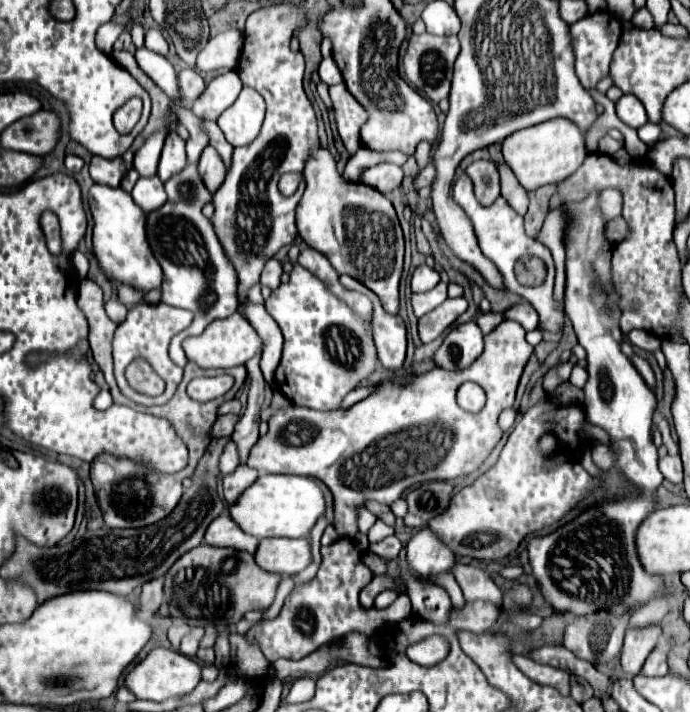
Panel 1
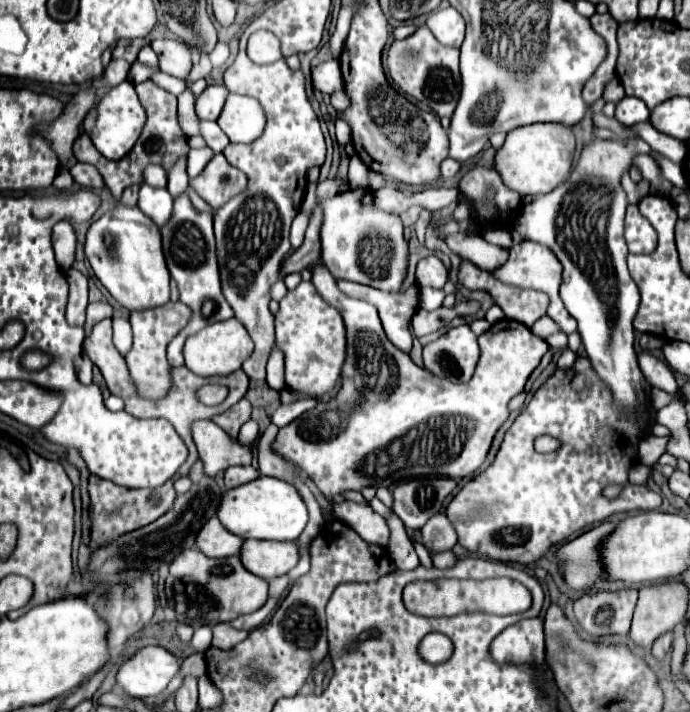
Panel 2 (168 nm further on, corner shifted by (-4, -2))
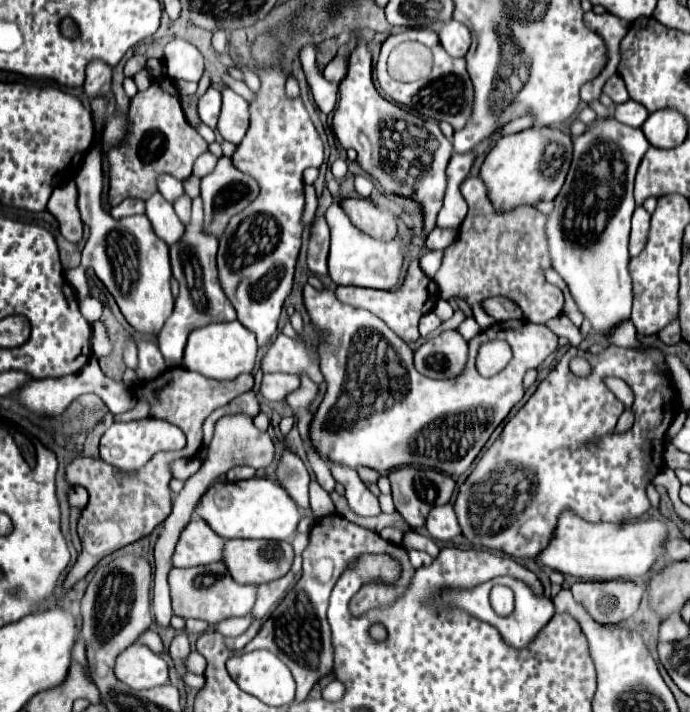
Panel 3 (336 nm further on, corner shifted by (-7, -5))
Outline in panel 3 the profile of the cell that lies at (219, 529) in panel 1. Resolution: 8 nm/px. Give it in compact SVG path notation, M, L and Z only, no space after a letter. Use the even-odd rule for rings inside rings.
M192 517L184 527L176 551L172 555L172 567L194 567L222 561L224 539L208 527L202 517Z

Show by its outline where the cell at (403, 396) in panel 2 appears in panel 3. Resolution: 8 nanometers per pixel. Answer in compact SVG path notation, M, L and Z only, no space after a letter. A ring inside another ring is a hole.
M306 285L306 287L304 287L304 303L306 303L306 309L308 309L308 313L310 313L312 323L314 323L318 329L326 331L326 337L328 337L328 339L324 339L324 341L326 341L324 347L320 347L322 373L324 373L324 379L326 379L326 383L328 383L328 389L326 389L324 401L320 403L318 411L316 411L312 423L310 423L310 445L312 445L312 449L314 449L322 459L326 459L326 461L332 461L332 463L344 465L344 467L352 467L352 469L358 469L360 465L362 465L362 467L370 467L370 469L378 471L380 475L390 475L392 469L396 469L396 467L416 465L416 467L432 467L432 469L436 469L436 471L444 471L446 475L458 479L462 473L466 473L466 471L470 469L472 461L474 461L476 455L482 451L482 447L484 447L486 441L490 439L492 431L506 419L506 415L510 413L510 409L524 397L522 379L524 379L526 371L528 371L528 369L536 369L536 367L538 367L552 351L556 351L556 347L558 347L558 337L556 337L548 327L544 327L544 325L536 325L536 323L528 323L528 321L502 321L502 323L494 323L492 327L488 327L486 331L482 331L480 335L476 335L474 339L470 339L470 343L468 343L468 345L470 345L470 357L468 357L468 367L464 369L464 373L462 373L460 377L456 377L456 379L436 381L436 379L428 379L428 377L424 377L424 375L420 375L420 373L416 371L416 367L414 367L414 363L412 363L412 349L410 349L396 333L392 333L392 331L386 327L384 321L380 321L380 319L378 319L376 315L372 315L370 311L364 311L364 309L358 309L358 307L340 303L330 287L324 287L322 291L318 291L318 289ZM494 339L506 341L506 343L510 345L514 357L510 359L510 363L506 365L506 369L502 369L498 375L484 379L484 377L476 371L476 353L478 353L478 347L480 347L480 345L484 345L484 343L488 343L488 341L494 341Z

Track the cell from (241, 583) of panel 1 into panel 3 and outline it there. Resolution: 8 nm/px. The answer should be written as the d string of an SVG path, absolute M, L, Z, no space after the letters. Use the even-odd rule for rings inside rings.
M220 563L198 565L188 569L172 569L168 575L170 583L170 597L172 597L172 611L184 619L202 619L210 625L224 621L228 617L244 617L252 611L256 603L256 585L240 585L232 581L228 575L228 567Z

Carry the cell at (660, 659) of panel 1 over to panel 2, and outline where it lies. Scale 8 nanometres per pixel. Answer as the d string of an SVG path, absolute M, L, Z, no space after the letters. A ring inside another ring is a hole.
M673 632L661 634L661 636L655 640L655 644L653 644L653 656L655 656L657 660L661 660L661 658L671 650L671 642L673 642Z

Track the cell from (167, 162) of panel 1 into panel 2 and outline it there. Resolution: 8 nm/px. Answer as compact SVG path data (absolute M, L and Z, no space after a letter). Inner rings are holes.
M183 158L173 166L173 170L167 174L167 178L169 178L167 190L169 190L169 194L173 198L177 198L177 196L181 196L181 194L187 192L189 178L187 178L187 170L185 170L185 160Z

